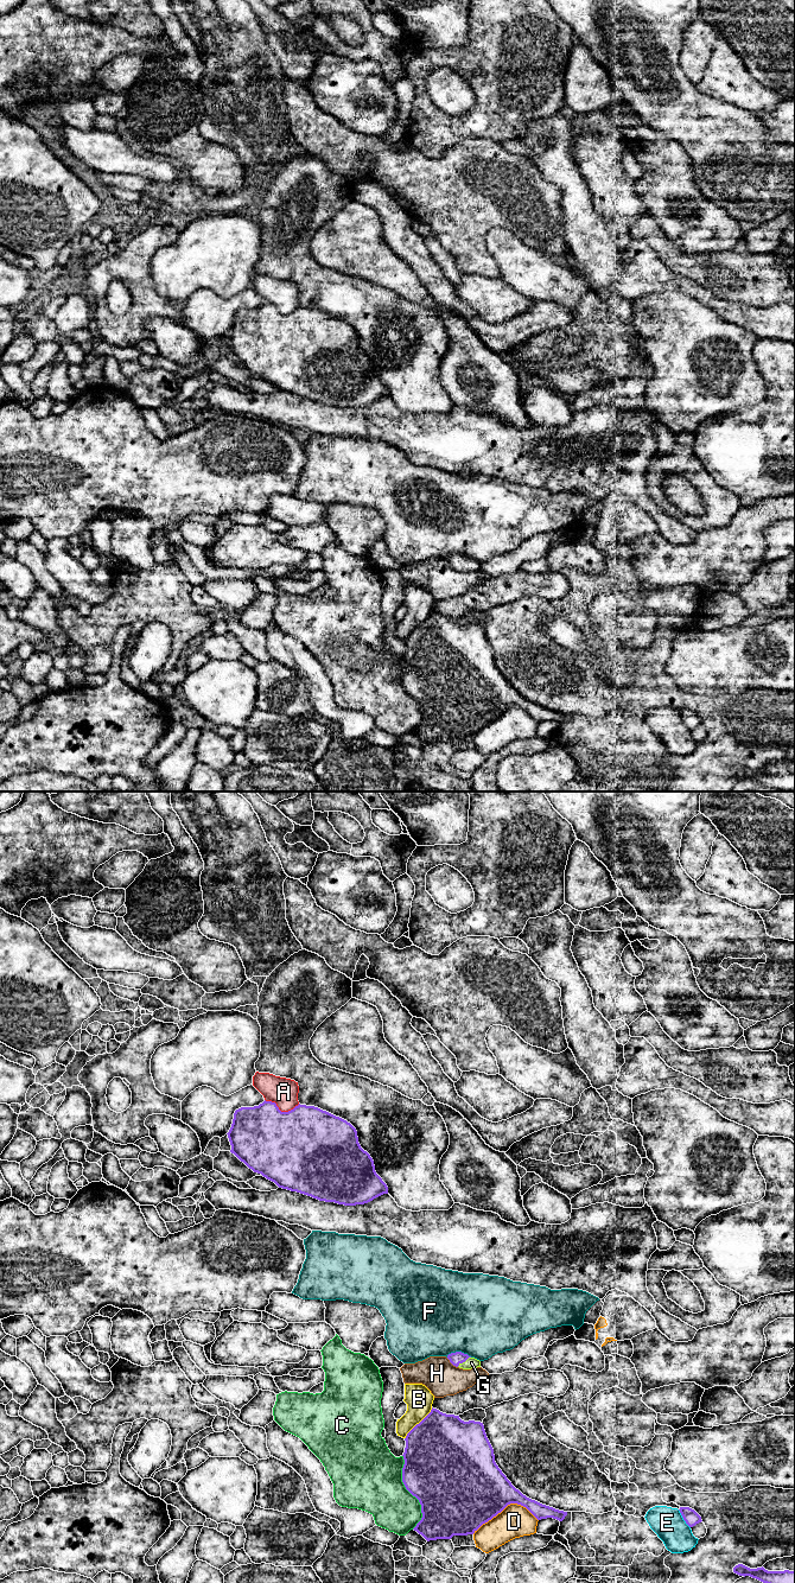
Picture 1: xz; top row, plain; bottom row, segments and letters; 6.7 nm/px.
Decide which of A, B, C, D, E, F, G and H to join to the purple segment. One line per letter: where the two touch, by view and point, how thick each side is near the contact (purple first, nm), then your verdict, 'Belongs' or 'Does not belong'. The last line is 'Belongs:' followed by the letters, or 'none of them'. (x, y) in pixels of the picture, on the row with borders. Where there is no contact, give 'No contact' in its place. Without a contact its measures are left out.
A: Touches purple at xz (280, 1111). Thickness 480 nm (purple) against 190 nm. Does not belong
B: Touches purple at xz (419, 1423). Thickness 500 nm (purple) against 190 nm. Does not belong
C: Touches purple at xz (409, 1492). Thickness 480 nm (purple) against 380 nm. Does not belong
D: Touches purple at xz (504, 1507). Thickness 460 nm (purple) against 220 nm. Does not belong
E: Touches purple at xz (684, 1519). Thickness 100 nm (purple) against 220 nm. Does not belong
F: Touches purple at xz (459, 1352). Thickness 90 nm (purple) against 500 nm. Does not belong
G: Touches purple at xz (463, 1361). Thickness 90 nm (purple) against 80 nm. Belongs
H: Touches purple at xz (452, 1364). Thickness 90 nm (purple) against 240 nm. Does not belong
Belongs: G

